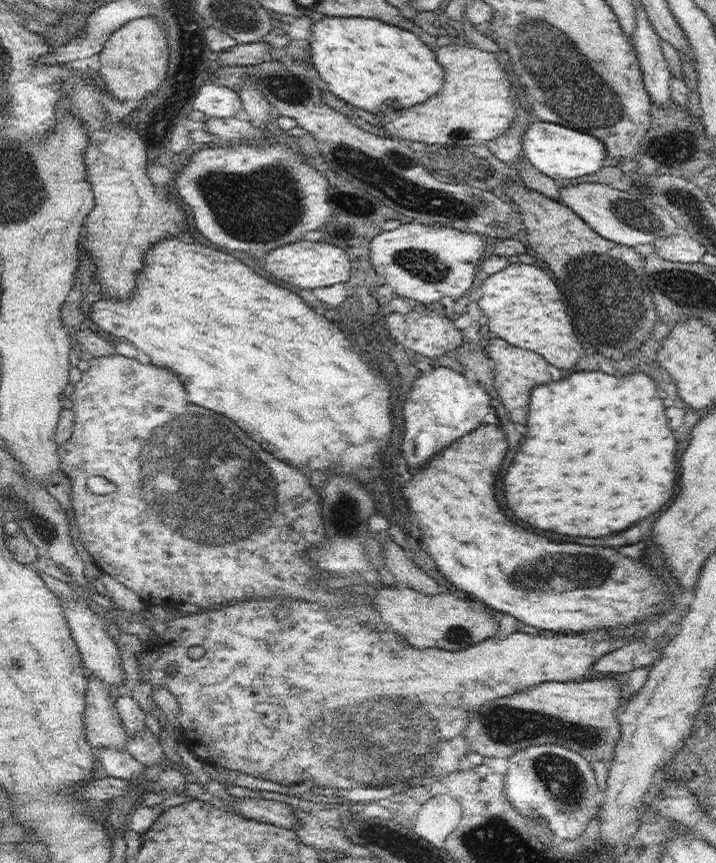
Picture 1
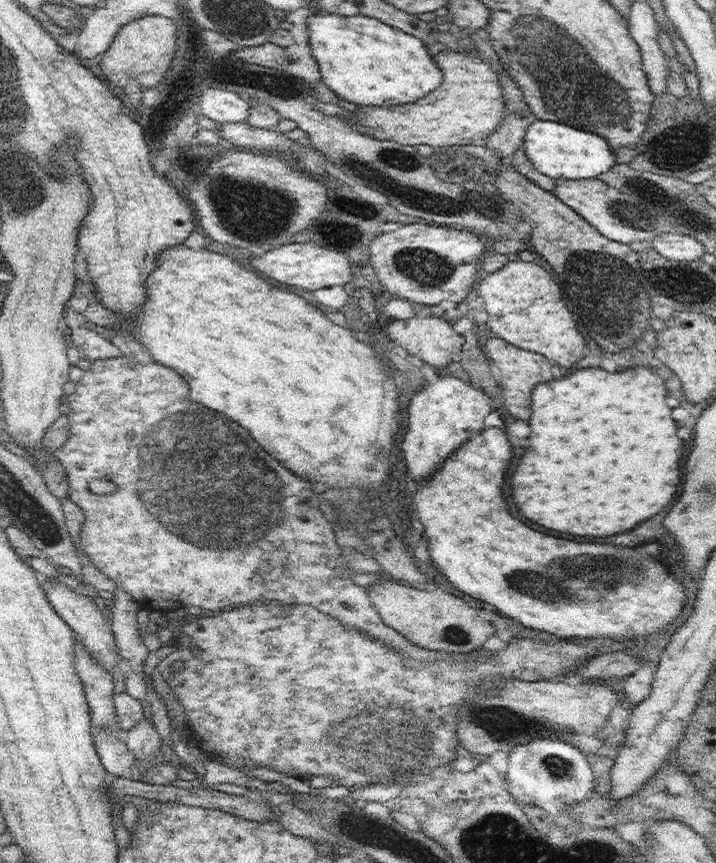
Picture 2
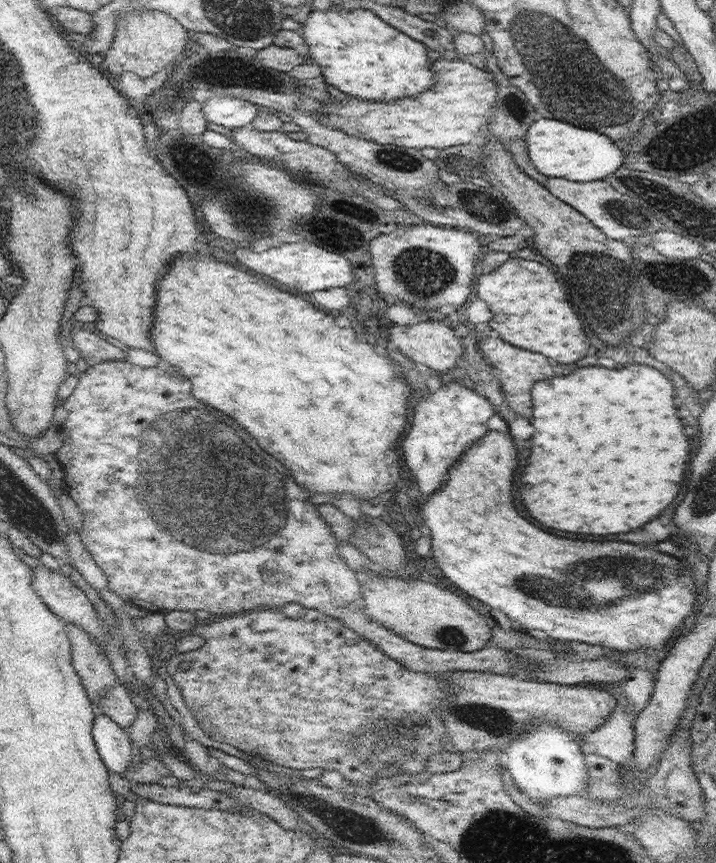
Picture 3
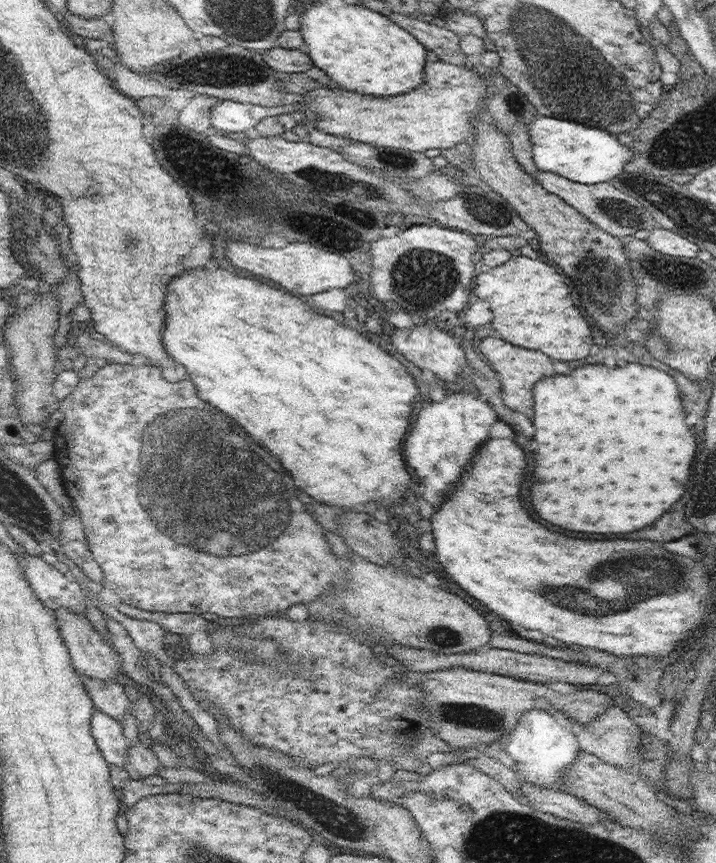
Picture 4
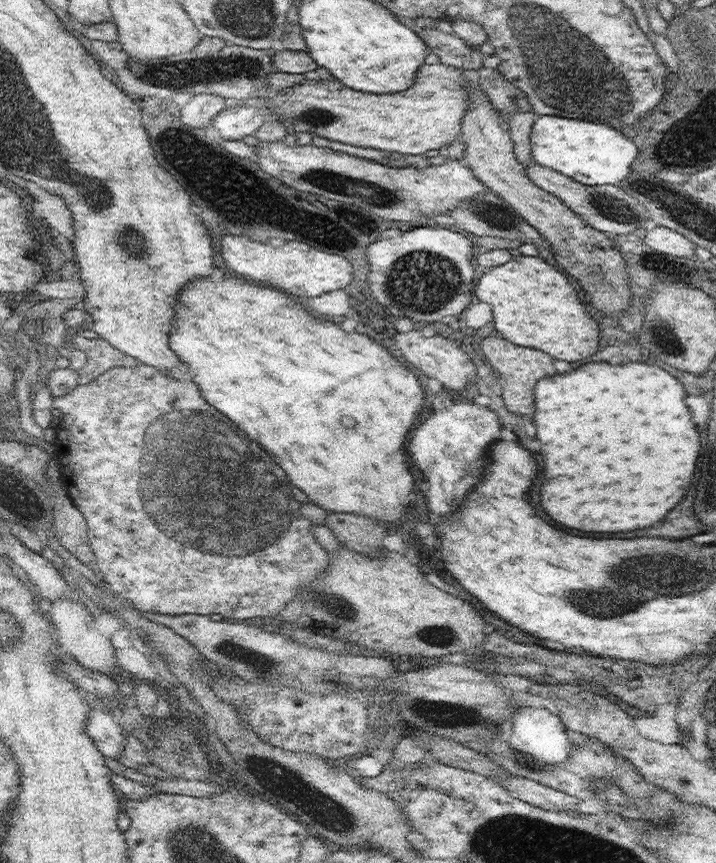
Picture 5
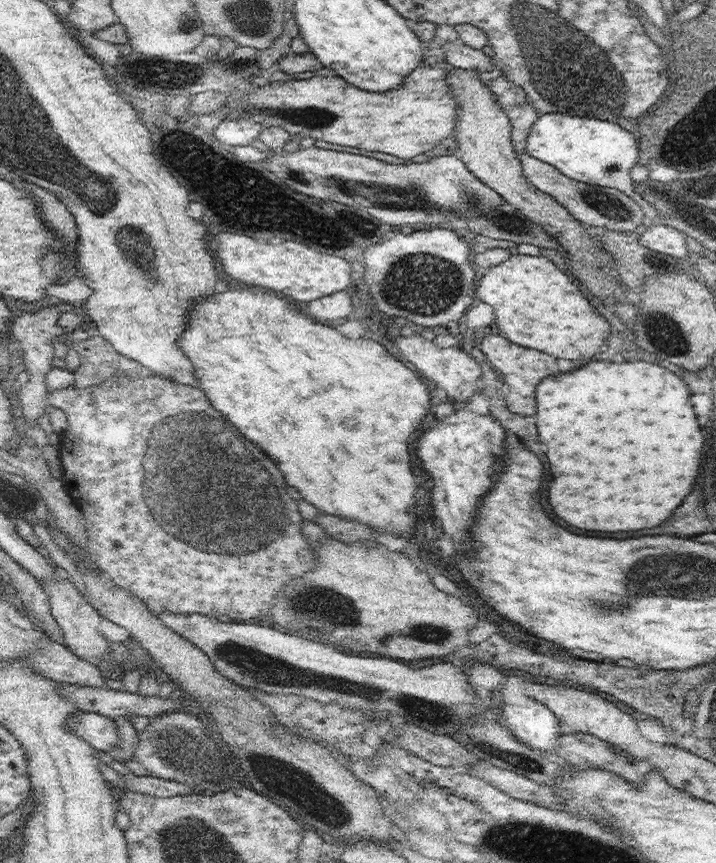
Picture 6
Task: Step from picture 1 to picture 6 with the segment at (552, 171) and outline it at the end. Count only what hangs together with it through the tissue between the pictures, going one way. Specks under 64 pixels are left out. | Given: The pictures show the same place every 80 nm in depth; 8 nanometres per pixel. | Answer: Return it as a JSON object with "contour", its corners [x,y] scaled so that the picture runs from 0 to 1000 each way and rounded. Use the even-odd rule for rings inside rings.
{"contour":[[[778,130],[757,131],[740,149],[733,173],[747,184],[775,192],[797,207],[863,219],[891,235],[906,258],[927,260],[929,253],[887,221],[880,197],[894,187],[891,169],[885,158],[866,144]]]}

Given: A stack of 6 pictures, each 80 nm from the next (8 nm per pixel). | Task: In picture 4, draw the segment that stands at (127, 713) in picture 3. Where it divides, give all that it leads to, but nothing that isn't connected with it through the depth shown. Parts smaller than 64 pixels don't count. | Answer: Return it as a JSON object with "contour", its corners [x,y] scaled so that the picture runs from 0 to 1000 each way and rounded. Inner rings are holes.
{"contour":[[[112,782],[112,784],[134,824],[169,835],[176,830],[176,825],[186,823],[186,816],[173,801],[175,794],[163,791],[162,788],[147,789],[120,782]]]}

